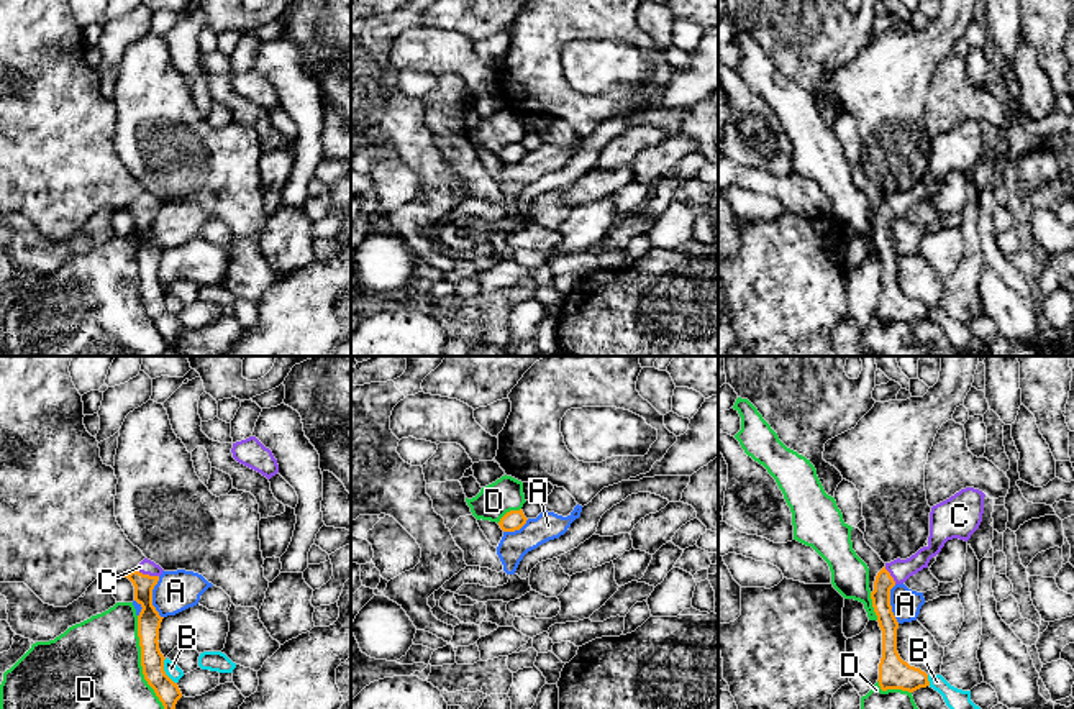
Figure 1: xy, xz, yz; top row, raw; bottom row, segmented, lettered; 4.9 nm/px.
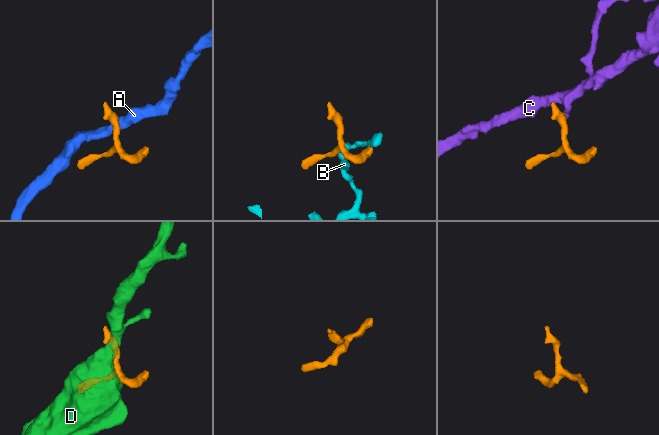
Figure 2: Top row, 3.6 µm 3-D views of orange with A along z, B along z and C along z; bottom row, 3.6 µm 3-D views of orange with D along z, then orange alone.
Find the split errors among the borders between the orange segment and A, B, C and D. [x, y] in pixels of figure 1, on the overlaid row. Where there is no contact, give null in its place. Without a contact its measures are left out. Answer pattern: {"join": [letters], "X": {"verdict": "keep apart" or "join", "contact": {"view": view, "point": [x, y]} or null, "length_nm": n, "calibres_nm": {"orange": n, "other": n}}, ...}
{"join": ["C"], "A": {"verdict": "keep apart", "contact": {"view": "xy", "point": [151, 598]}, "length_nm": 200, "calibres_nm": {"orange": 110, "other": 200}}, "B": {"verdict": "keep apart", "contact": {"view": "xy", "point": [164, 672]}, "length_nm": 140, "calibres_nm": {"orange": 120, "other": 70}}, "C": {"verdict": "join", "contact": {"view": "xy", "point": [146, 575]}, "length_nm": 120, "calibres_nm": {"orange": 110, "other": 80}}, "D": {"verdict": "keep apart", "contact": {"view": "xy", "point": [141, 662]}, "length_nm": 480, "calibres_nm": {"orange": 120, "other": 440}}}

